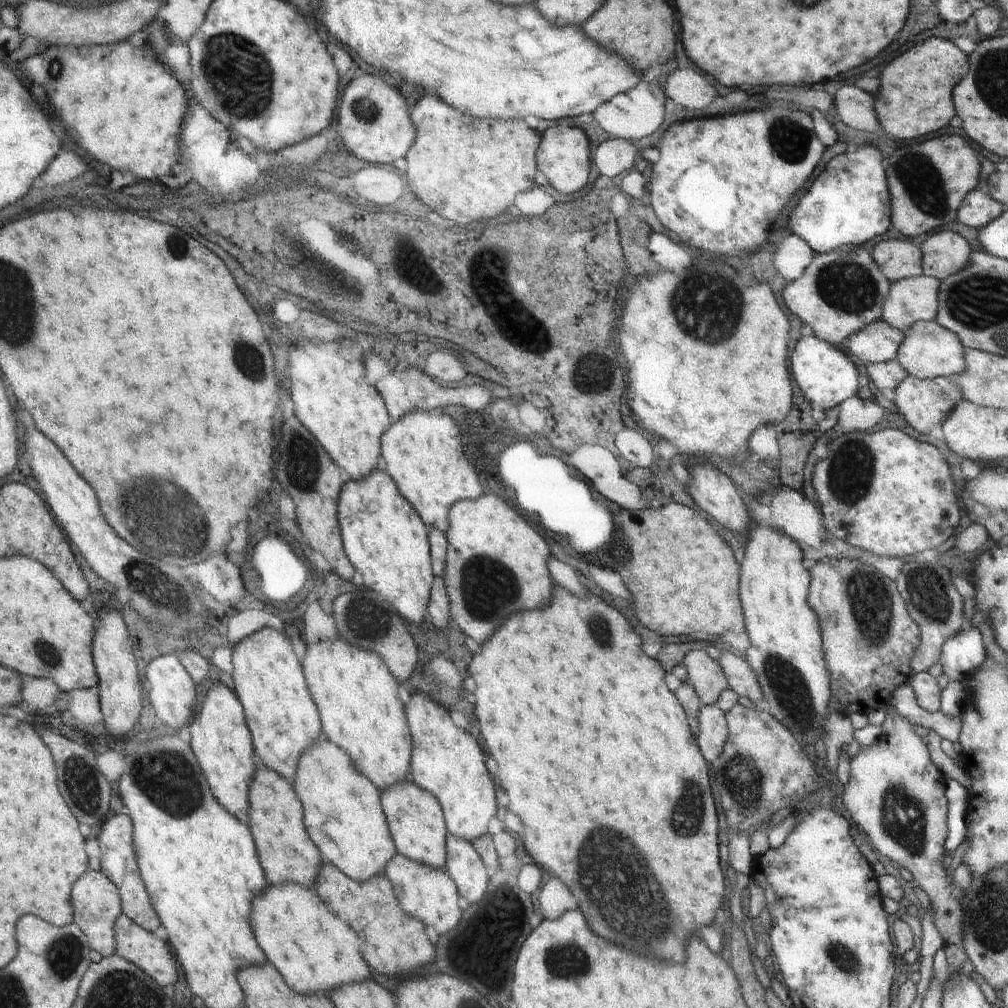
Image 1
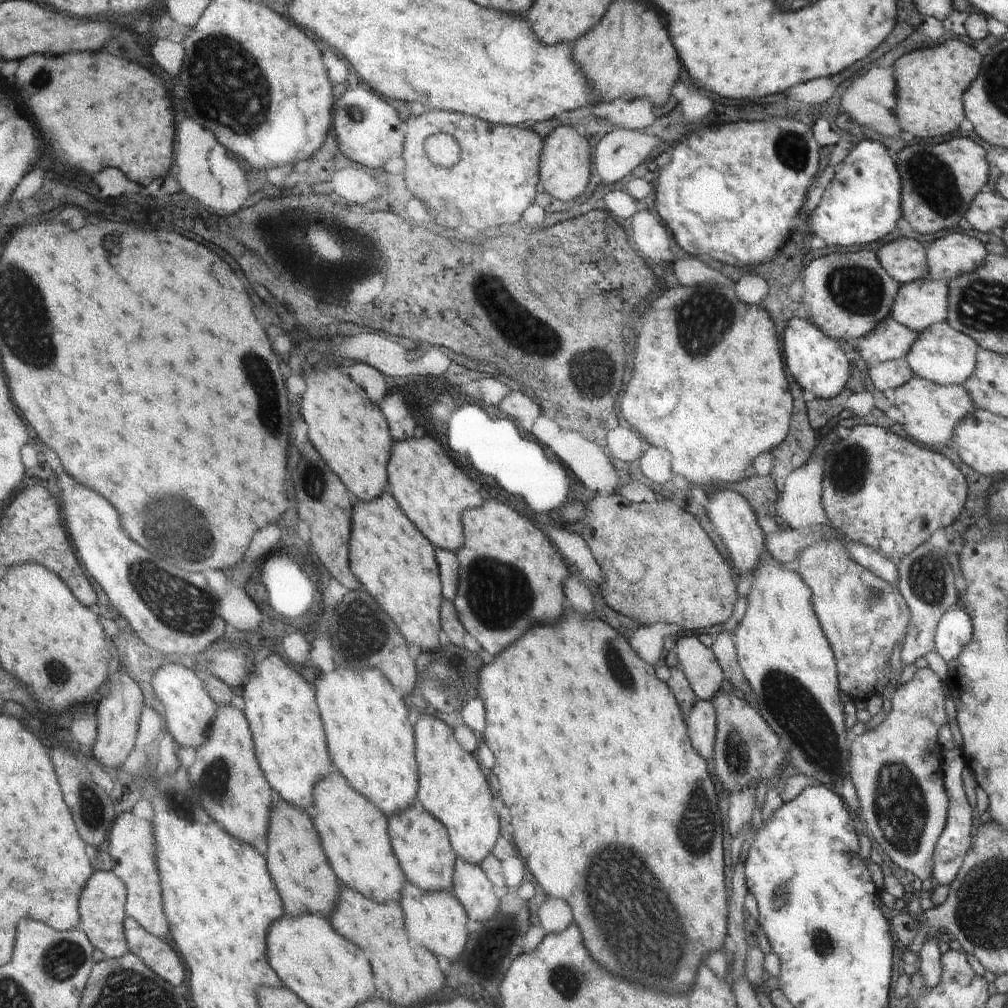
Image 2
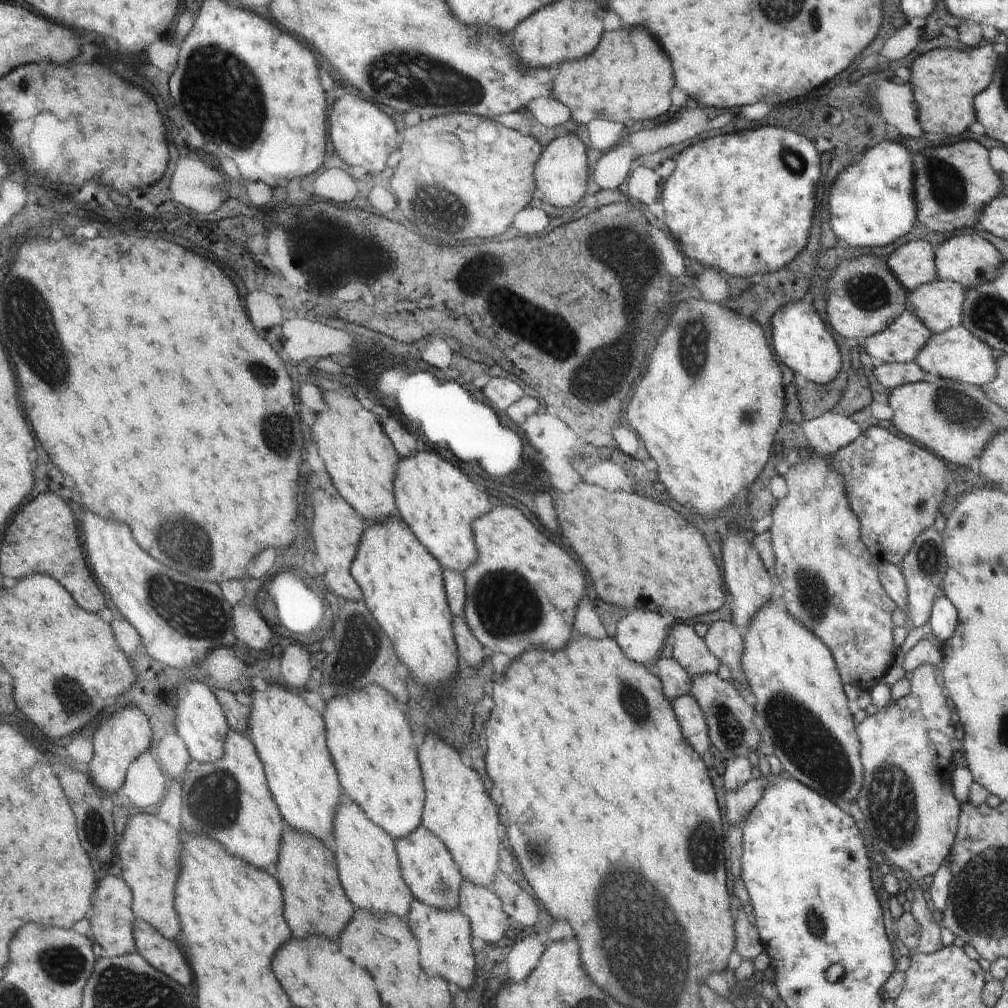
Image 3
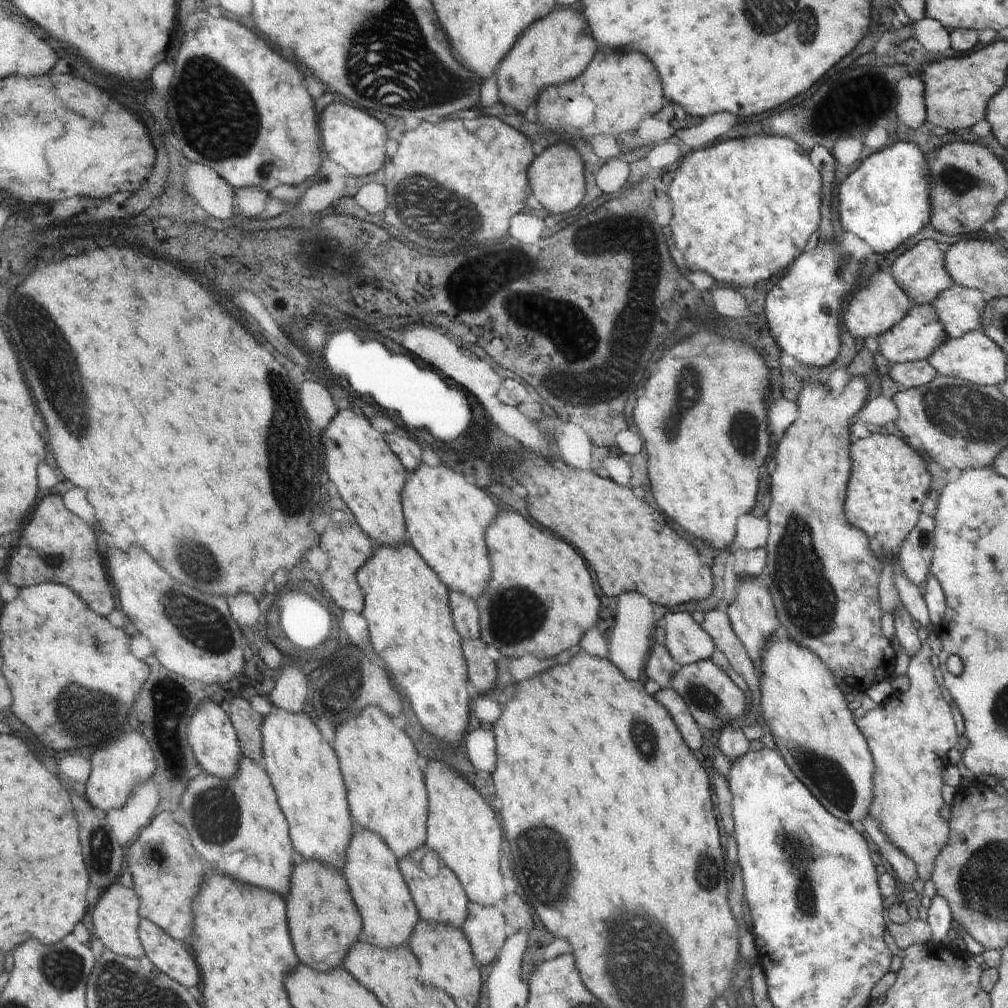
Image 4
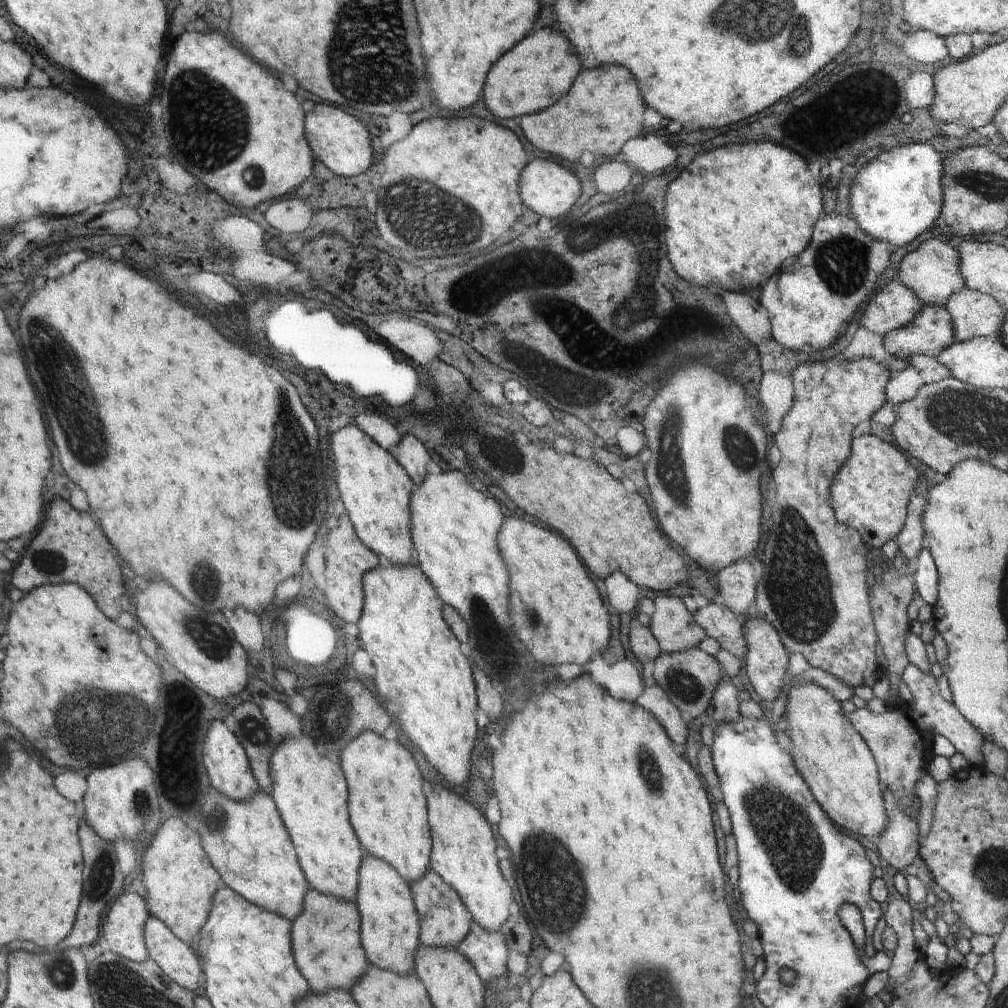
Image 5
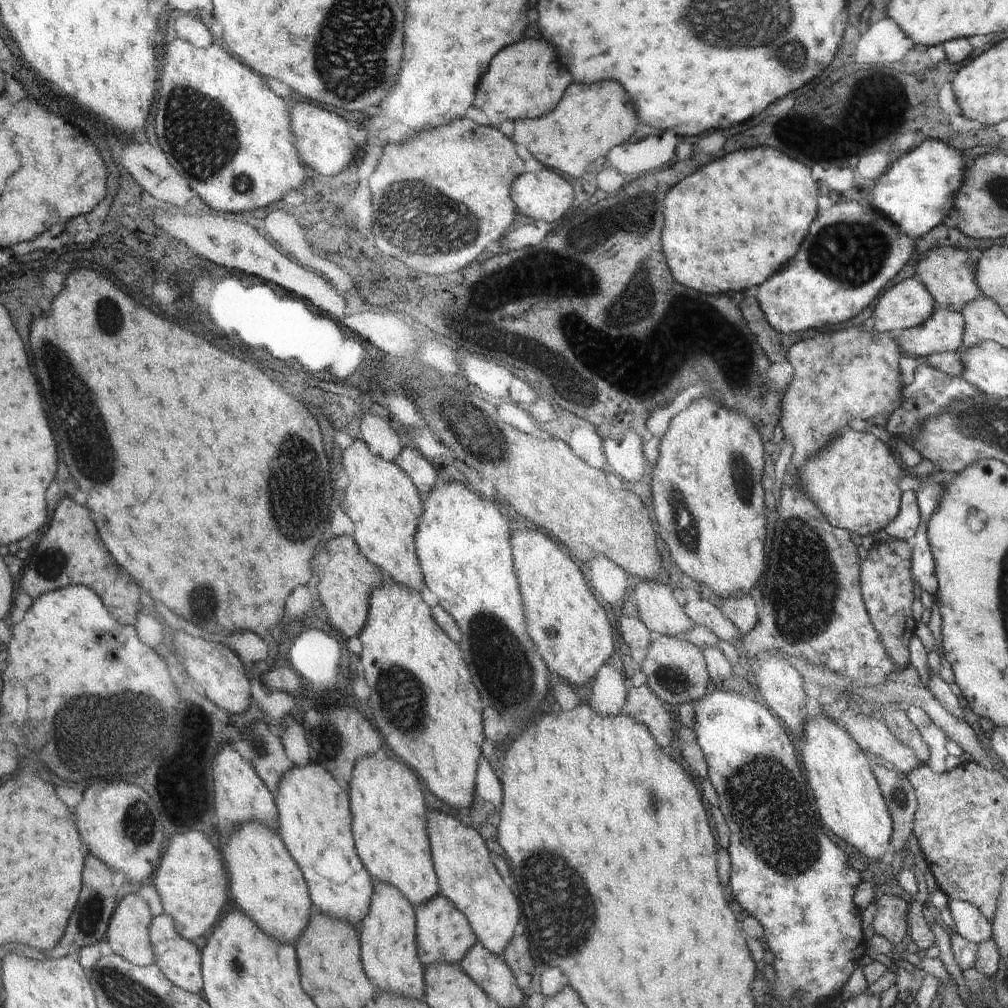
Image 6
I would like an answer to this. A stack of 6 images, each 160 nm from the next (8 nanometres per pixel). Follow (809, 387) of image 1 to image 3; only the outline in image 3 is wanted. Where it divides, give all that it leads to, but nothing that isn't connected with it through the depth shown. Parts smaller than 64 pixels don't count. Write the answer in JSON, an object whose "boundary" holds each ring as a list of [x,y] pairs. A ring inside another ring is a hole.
{"boundary":[[[798,301],[776,311],[772,316],[772,342],[778,358],[795,373],[816,384],[830,384],[840,372],[840,352],[826,328],[824,320],[818,316],[818,302]]]}

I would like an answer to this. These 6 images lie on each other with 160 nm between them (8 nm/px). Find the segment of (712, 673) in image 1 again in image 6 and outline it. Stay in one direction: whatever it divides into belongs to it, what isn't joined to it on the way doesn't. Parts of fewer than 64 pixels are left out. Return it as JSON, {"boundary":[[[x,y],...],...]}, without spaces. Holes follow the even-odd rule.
{"boundary":[[[641,580],[632,594],[639,618],[651,631],[676,637],[697,625],[678,605],[668,585]]]}

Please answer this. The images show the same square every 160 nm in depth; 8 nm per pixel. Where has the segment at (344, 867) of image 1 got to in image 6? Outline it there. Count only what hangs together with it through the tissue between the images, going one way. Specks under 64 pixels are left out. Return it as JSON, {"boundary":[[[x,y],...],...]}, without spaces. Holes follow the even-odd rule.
{"boundary":[[[392,883],[378,884],[378,898],[374,898],[374,910],[370,918],[360,926],[362,934],[362,962],[376,988],[392,994],[422,996],[426,970],[417,951],[417,920],[414,920],[412,903]]]}

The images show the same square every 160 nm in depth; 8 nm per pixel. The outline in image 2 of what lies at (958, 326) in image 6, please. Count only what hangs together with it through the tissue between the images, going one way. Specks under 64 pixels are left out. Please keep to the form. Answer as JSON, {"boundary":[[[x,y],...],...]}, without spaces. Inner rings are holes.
{"boundary":[[[888,316],[874,332],[858,338],[855,349],[869,367],[874,367],[877,363],[906,357],[918,336],[912,328]]]}

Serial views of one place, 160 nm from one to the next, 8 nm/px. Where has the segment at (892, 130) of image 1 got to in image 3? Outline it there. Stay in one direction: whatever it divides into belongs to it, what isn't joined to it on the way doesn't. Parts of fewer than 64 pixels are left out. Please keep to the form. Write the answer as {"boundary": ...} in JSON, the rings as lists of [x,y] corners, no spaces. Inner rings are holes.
{"boundary":[[[985,41],[970,50],[934,49],[912,61],[909,85],[917,106],[917,119],[926,134],[960,136],[976,120],[973,100],[991,83],[997,52]]]}

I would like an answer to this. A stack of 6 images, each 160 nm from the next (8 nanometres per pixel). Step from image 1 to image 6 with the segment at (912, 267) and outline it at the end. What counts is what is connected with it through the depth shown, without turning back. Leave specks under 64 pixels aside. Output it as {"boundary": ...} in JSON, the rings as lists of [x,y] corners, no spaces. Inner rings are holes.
{"boundary":[[[938,247],[926,253],[915,266],[916,277],[930,290],[938,306],[961,312],[970,301],[982,296],[982,290],[977,285],[977,260],[974,260],[964,249],[956,247]]]}

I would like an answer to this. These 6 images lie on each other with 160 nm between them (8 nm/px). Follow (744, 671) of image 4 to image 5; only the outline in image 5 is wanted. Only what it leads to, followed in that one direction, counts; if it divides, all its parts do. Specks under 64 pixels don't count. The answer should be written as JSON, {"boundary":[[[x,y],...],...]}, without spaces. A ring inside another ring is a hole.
{"boundary":[[[711,602],[705,607],[696,609],[693,617],[705,630],[706,636],[718,641],[721,649],[728,650],[738,658],[744,656],[747,646],[743,624],[728,607]]]}

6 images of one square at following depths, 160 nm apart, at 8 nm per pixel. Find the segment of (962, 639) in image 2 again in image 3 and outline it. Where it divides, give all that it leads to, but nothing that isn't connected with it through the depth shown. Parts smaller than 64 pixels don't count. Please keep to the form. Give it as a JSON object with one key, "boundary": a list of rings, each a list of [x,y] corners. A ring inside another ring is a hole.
{"boundary":[[[942,593],[940,597],[934,601],[932,616],[929,618],[927,625],[928,628],[943,644],[944,641],[950,640],[956,632],[958,621],[960,621],[960,618],[957,607]]]}

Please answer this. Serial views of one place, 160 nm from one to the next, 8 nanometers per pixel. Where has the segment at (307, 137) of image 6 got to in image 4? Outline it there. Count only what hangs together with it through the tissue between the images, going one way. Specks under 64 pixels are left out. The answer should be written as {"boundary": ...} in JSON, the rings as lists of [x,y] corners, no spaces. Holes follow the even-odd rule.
{"boundary":[[[330,104],[322,112],[322,142],[329,158],[336,164],[346,168],[349,174],[356,177],[372,174],[380,170],[386,160],[386,128],[374,116],[360,108],[352,108],[348,104]]]}

